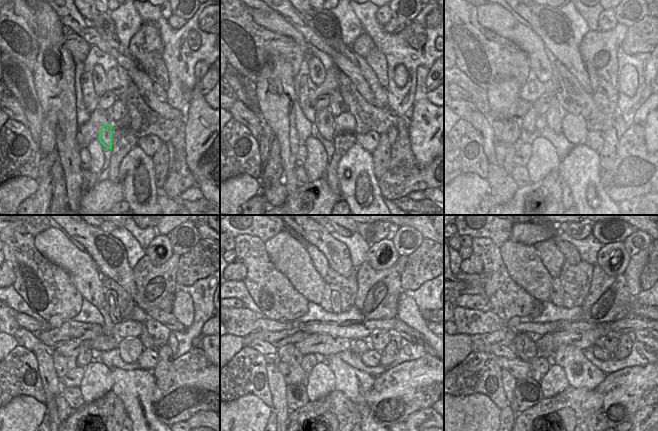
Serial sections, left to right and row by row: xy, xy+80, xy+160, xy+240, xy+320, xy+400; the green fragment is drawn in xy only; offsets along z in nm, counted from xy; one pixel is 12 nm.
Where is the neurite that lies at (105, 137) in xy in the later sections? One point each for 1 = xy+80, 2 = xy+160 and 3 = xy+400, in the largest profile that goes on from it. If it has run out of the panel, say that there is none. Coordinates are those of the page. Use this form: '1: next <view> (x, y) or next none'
1: next xy+80 (324, 122)
2: next xy+160 (555, 114)
3: next xy+400 (555, 283)

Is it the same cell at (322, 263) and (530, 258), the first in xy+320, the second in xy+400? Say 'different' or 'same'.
different

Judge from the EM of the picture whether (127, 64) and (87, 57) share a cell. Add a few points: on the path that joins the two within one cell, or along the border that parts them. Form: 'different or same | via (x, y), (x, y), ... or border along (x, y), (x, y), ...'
different | border along (96, 48), (107, 53), (117, 64)

